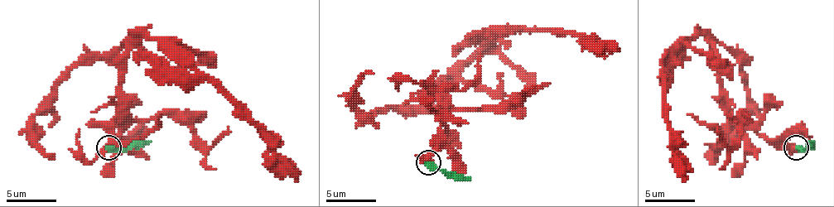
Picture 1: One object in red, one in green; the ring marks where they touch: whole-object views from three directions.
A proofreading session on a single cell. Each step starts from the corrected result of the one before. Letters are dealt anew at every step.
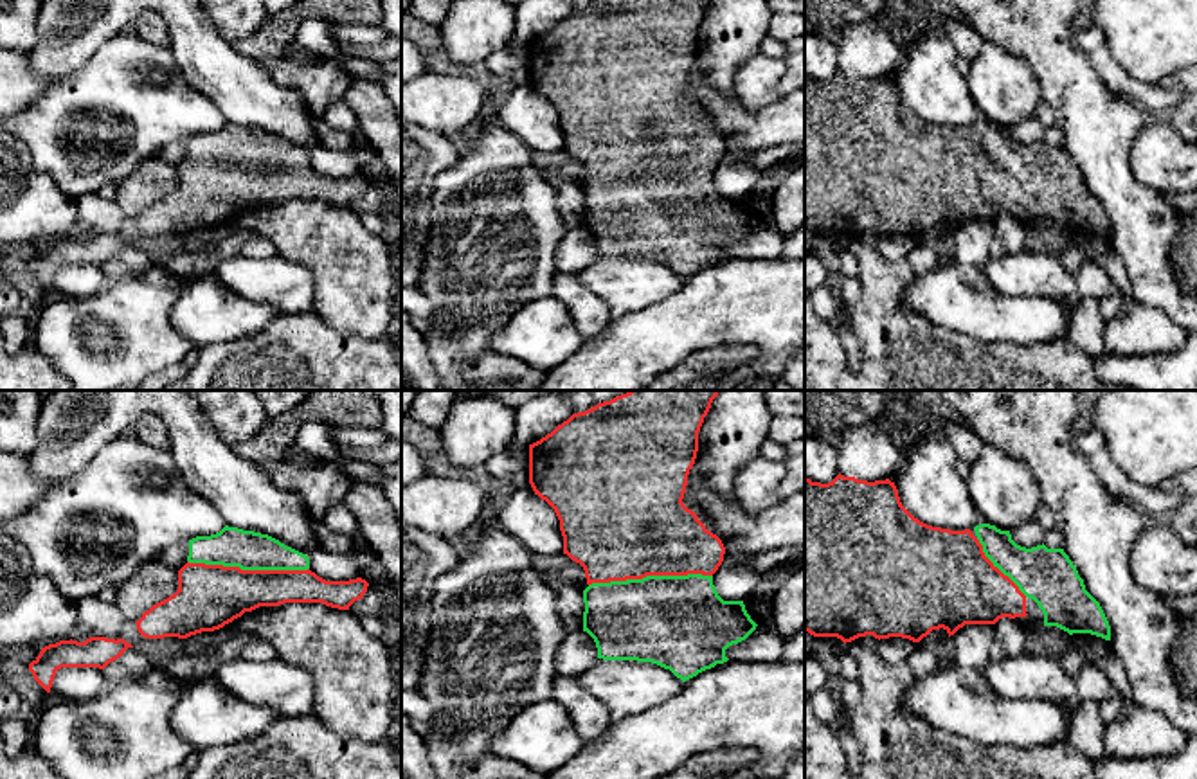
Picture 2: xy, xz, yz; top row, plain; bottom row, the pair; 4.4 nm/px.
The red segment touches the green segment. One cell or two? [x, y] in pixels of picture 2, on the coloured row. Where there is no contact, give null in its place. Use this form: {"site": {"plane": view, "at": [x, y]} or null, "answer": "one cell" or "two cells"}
{"site": {"plane": "xz", "at": [650, 574]}, "answer": "one cell"}

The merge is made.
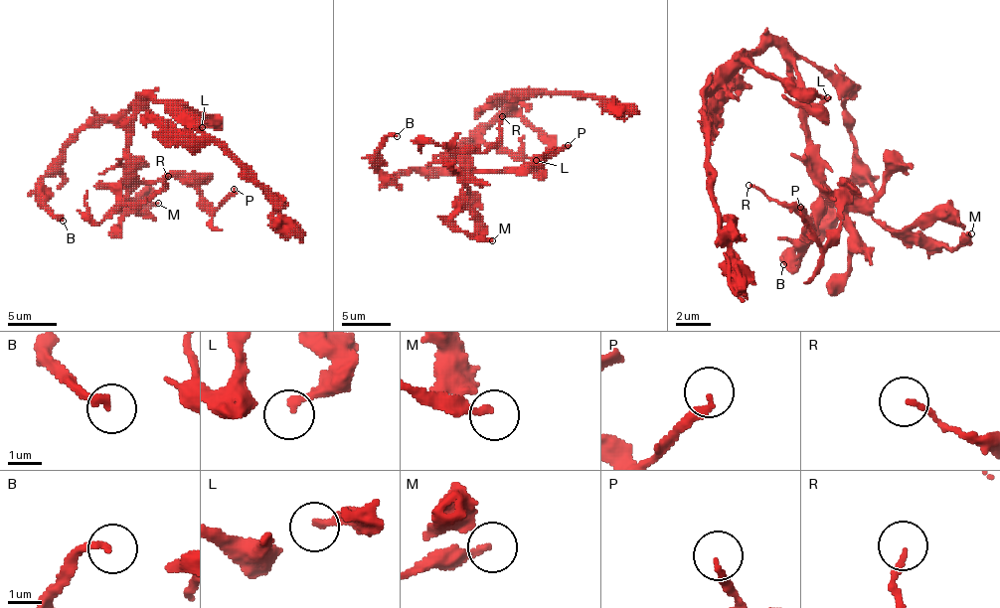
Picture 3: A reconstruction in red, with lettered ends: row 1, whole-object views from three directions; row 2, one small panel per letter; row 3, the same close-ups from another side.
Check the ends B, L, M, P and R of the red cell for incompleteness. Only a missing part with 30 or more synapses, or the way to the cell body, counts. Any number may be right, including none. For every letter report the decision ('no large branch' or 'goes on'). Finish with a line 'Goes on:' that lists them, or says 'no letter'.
B: goes on
L: no large branch
M: goes on
P: no large branch
R: no large branch
Goes on: B, M

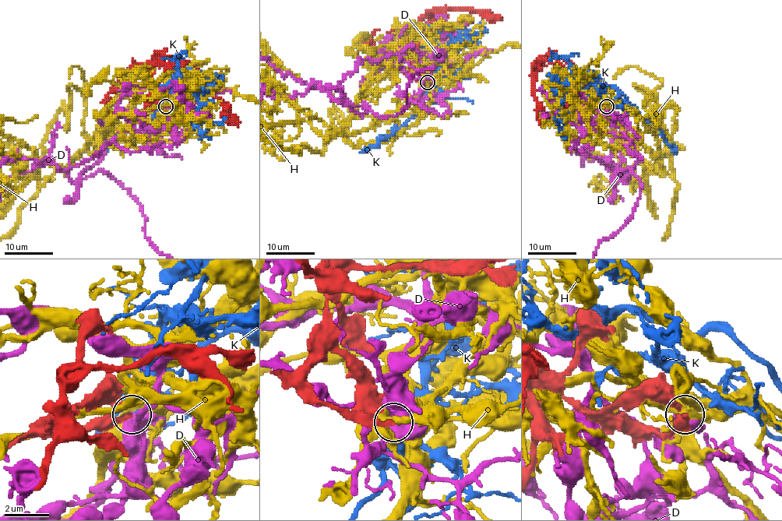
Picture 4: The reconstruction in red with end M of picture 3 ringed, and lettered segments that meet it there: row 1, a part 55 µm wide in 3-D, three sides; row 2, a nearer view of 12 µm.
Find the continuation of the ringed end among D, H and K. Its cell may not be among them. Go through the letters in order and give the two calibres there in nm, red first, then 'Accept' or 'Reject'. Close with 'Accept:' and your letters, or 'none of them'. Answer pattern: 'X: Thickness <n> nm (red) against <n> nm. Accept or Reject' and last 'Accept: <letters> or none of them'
D: Thickness 320 nm (red) against 420 nm. Reject
H: Thickness 360 nm (red) against 500 nm. Reject
K: Thickness 240 nm (red) against 240 nm. Reject
Accept: none of them

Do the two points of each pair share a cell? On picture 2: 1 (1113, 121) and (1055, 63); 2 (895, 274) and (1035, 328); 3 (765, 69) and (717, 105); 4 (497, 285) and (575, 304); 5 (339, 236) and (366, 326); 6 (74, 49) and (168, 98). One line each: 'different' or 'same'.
1: same
2: different
3: different
4: different
5: same
6: different

